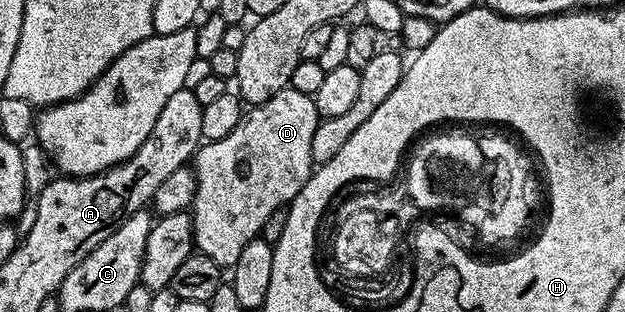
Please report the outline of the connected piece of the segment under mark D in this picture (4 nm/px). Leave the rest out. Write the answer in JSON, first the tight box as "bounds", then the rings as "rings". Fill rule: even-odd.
{"bounds":[192,86,320,269],"rings":[[[287,86],[278,93],[272,95],[272,98],[264,102],[258,107],[251,107],[245,113],[243,119],[227,137],[220,138],[219,141],[209,141],[203,143],[192,157],[192,175],[194,177],[194,201],[192,203],[192,231],[194,233],[194,246],[201,255],[212,258],[212,262],[216,262],[219,268],[229,269],[235,262],[236,258],[240,258],[240,250],[244,250],[244,246],[248,246],[248,242],[259,239],[262,227],[268,214],[272,214],[272,210],[277,208],[286,208],[291,200],[296,198],[296,194],[300,194],[300,190],[308,182],[310,173],[315,167],[312,158],[312,134],[316,130],[320,117],[316,106],[314,105],[314,97],[308,93],[300,93],[299,90]]]}

